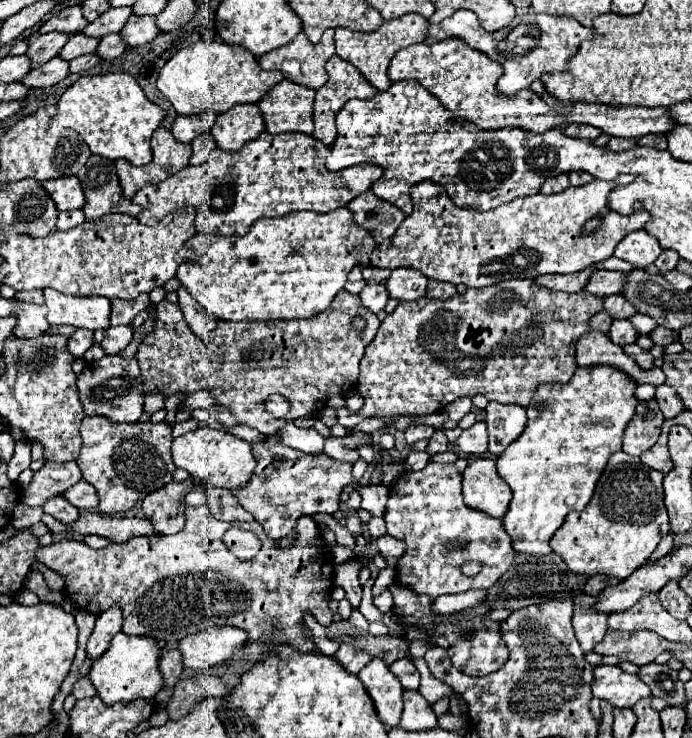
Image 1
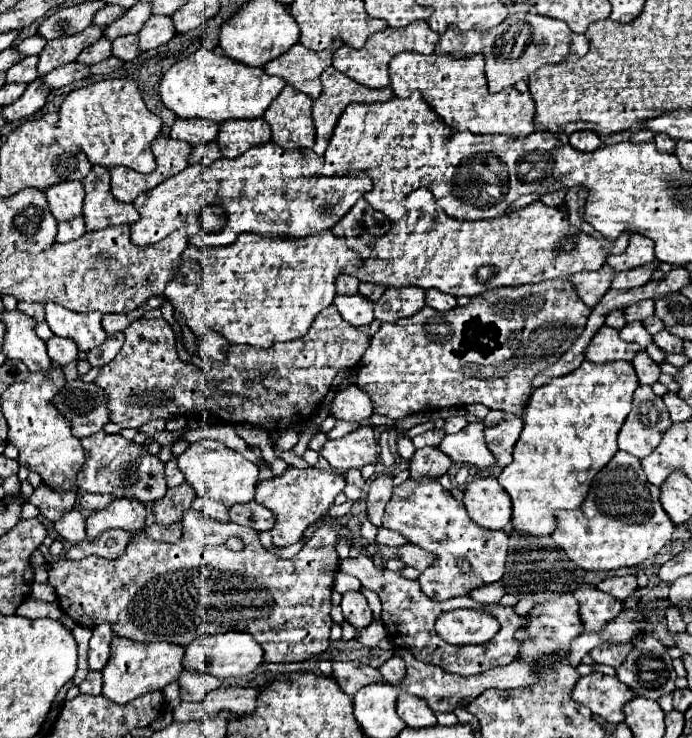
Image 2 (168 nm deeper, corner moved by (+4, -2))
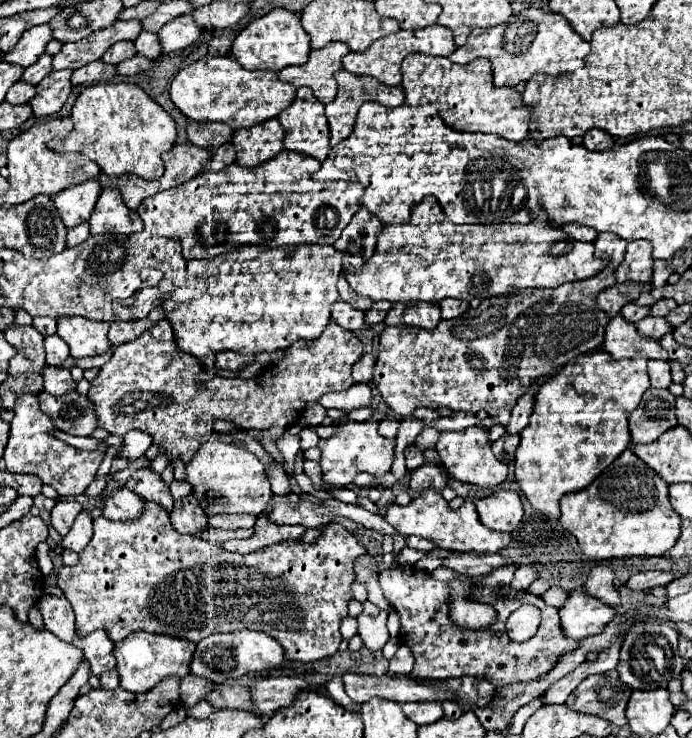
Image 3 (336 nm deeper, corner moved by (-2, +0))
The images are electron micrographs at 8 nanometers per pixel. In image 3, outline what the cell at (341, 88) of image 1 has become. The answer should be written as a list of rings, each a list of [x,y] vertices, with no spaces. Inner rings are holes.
[[[345,69],[337,71],[335,73],[335,81],[339,85],[339,91],[337,91],[337,97],[325,105],[325,115],[327,115],[327,121],[329,121],[329,131],[331,131],[331,147],[339,145],[343,139],[347,139],[353,131],[353,123],[355,123],[355,115],[359,111],[359,107],[365,103],[365,101],[379,101],[381,105],[387,105],[387,107],[397,107],[405,101],[405,95],[403,95],[403,89],[401,87],[389,87],[389,85],[383,85],[379,83],[377,79],[373,77],[367,77],[367,75],[353,75]]]

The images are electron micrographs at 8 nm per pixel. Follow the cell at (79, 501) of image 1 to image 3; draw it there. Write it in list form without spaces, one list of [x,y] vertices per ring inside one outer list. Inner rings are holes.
[[[119,487],[105,497],[101,497],[103,505],[103,515],[113,521],[125,521],[125,519],[135,519],[141,509],[143,509],[143,499],[129,491],[127,487]]]

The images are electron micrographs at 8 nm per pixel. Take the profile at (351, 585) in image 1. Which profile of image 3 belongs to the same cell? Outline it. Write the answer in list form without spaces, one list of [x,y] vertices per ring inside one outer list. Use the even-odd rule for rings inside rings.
[[[369,601],[363,603],[363,611],[357,617],[357,623],[359,623],[359,635],[361,635],[367,649],[379,651],[389,641],[389,631],[385,625],[387,615],[389,613],[379,609],[377,605],[373,605]]]

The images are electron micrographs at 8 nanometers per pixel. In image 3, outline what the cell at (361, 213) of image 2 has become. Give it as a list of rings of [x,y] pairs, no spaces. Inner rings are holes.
[[[361,207],[351,223],[343,229],[341,237],[335,241],[335,247],[339,251],[349,251],[349,253],[359,253],[363,259],[369,259],[373,255],[377,235],[383,229],[379,219],[375,215],[369,215],[365,207]]]

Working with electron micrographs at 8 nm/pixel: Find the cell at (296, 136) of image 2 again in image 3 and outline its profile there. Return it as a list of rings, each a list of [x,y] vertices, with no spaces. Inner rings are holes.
[[[299,87],[295,103],[281,111],[277,119],[285,129],[285,149],[325,161],[329,153],[329,127],[325,109],[309,87]]]

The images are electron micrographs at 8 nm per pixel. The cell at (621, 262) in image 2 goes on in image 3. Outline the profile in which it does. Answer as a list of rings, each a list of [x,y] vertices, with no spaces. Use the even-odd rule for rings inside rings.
[[[633,241],[633,243],[629,243],[625,259],[615,271],[617,283],[625,283],[625,281],[647,283],[651,279],[651,275],[653,275],[651,249],[653,247],[647,241]]]

